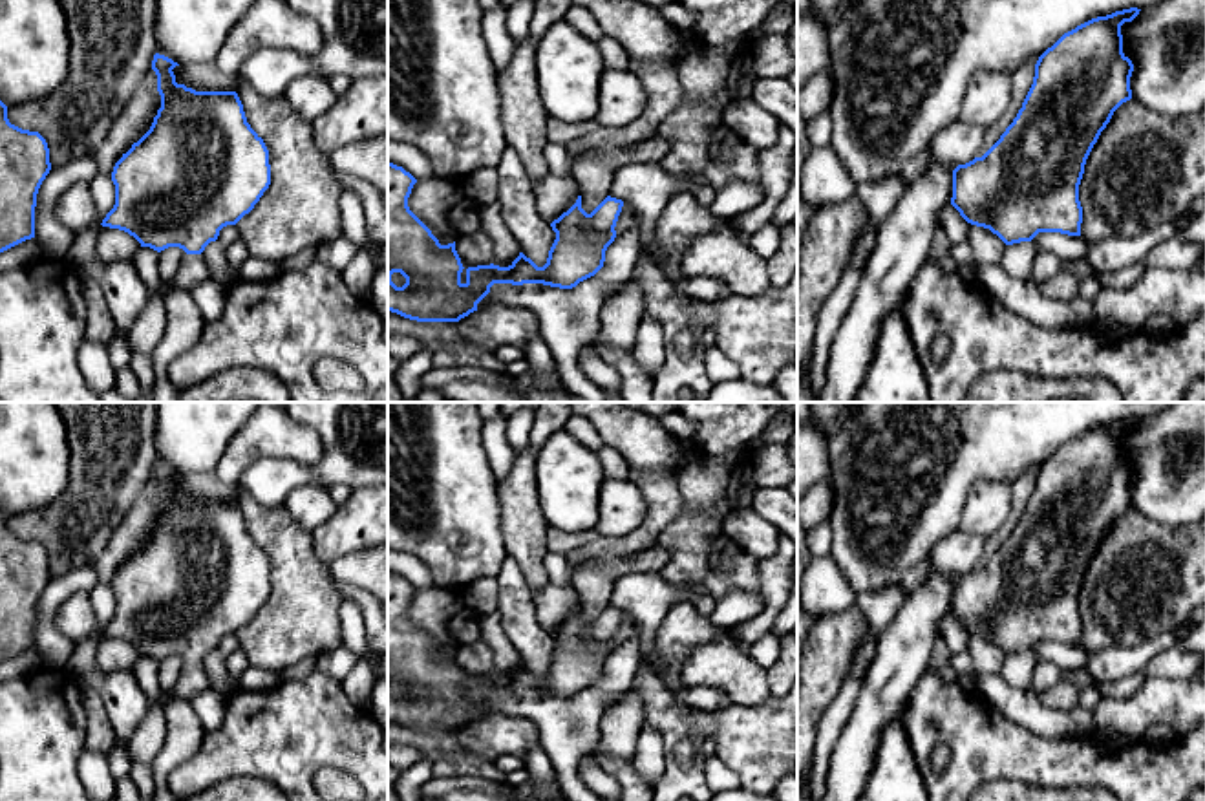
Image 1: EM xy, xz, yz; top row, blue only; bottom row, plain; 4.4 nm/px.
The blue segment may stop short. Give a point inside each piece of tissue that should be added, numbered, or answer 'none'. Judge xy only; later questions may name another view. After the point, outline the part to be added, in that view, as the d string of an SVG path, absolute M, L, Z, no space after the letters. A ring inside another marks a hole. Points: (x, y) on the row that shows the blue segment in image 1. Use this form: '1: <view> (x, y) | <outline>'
1: xy (192, 269) | M185 252L176 276L170 282L161 282L157 285L157 291L165 296L170 291L177 291L177 289L190 291L192 287L205 282L207 278L210 278L210 274L208 274L208 267L203 260L203 254L187 254Z

